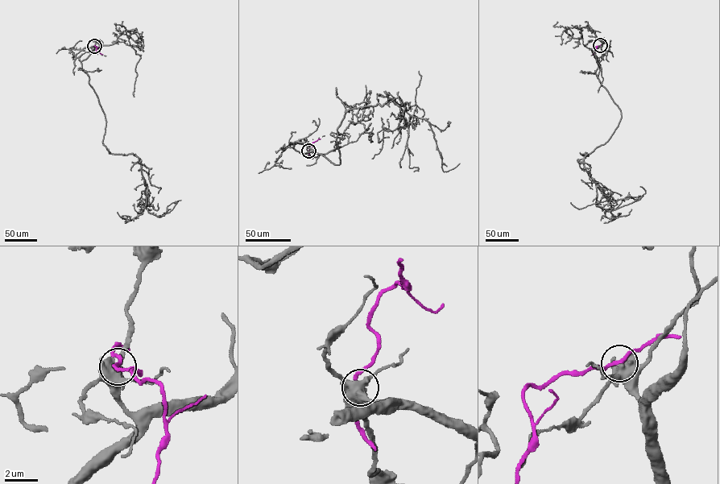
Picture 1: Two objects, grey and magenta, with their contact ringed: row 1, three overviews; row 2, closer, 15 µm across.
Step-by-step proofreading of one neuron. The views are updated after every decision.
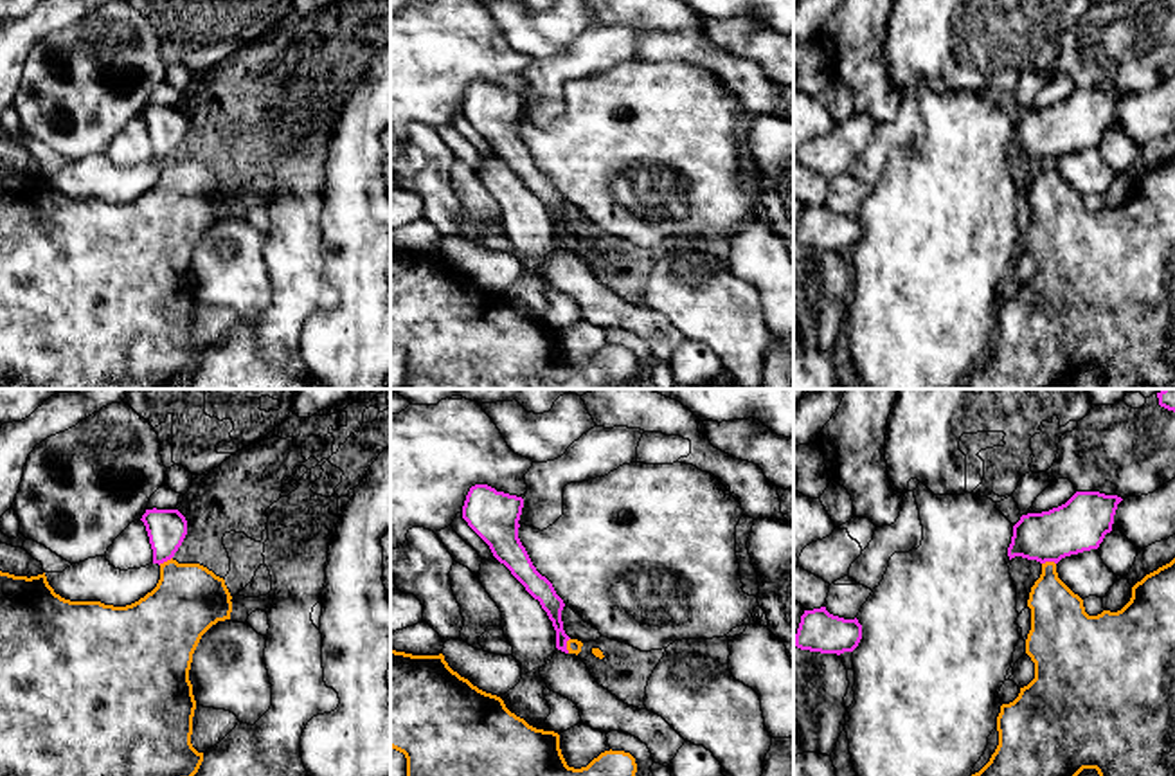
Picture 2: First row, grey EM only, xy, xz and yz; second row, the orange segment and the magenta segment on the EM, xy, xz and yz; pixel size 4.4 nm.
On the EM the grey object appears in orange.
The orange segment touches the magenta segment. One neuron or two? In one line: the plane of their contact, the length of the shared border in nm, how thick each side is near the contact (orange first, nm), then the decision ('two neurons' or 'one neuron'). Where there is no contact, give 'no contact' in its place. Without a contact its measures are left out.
xz | 70 nm | 60/90 nm | two neurons

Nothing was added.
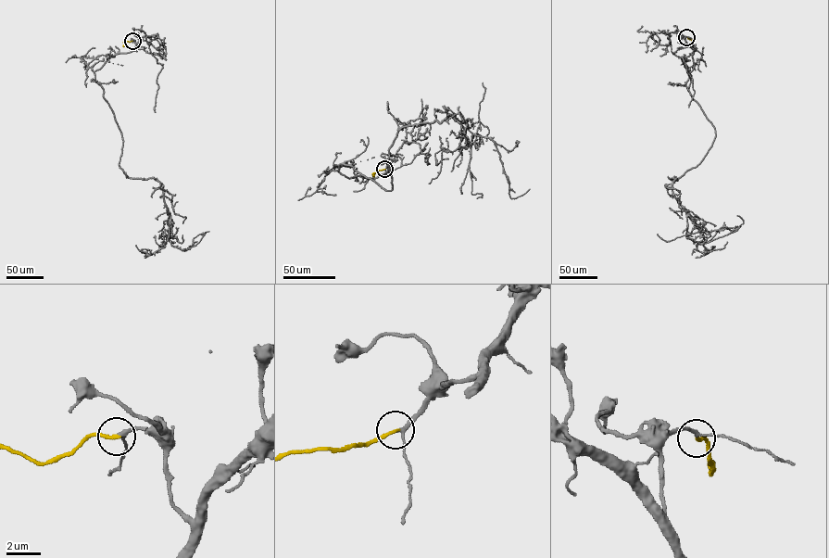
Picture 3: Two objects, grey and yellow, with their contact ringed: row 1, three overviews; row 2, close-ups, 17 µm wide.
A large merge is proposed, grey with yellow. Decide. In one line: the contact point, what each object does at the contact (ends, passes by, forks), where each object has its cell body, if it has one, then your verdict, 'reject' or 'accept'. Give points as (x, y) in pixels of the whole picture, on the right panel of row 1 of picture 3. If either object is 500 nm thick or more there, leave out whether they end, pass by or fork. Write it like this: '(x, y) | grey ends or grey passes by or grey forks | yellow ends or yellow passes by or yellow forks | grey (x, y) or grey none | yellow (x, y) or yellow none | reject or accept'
(686, 37) | grey passes by | yellow ends | grey none | yellow none | accept

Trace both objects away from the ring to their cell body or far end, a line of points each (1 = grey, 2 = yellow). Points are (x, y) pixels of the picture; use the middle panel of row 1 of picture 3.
1: (384, 169), (337, 171), (391, 190), (397, 131), (449, 114), (471, 147), (494, 142), (511, 198), (529, 189)
2: (384, 169), (373, 173), (374, 178), (372, 175)

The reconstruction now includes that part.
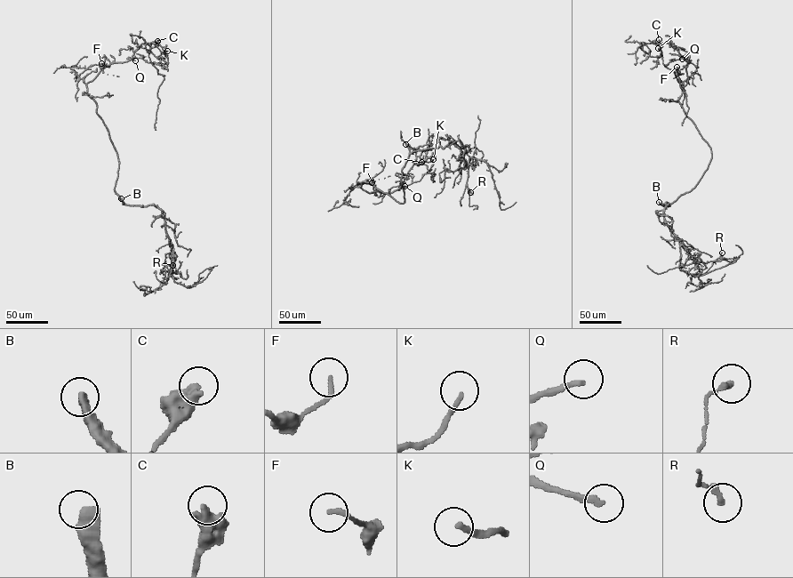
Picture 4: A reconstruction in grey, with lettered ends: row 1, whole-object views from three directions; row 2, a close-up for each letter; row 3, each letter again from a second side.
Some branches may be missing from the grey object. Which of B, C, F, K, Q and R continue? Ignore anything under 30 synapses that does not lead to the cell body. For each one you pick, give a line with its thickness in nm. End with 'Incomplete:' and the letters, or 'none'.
B: 500 nm
K: 170 nm
Q: 190 nm
Incomplete: B, K, Q

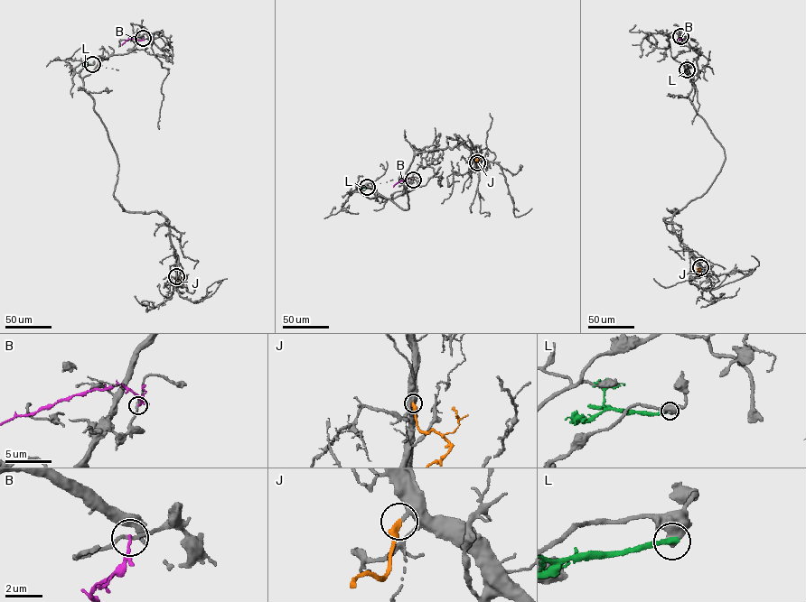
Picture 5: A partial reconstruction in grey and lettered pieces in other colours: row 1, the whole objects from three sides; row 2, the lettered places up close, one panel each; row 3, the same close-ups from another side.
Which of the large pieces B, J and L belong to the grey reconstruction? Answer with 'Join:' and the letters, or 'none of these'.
Join: J

